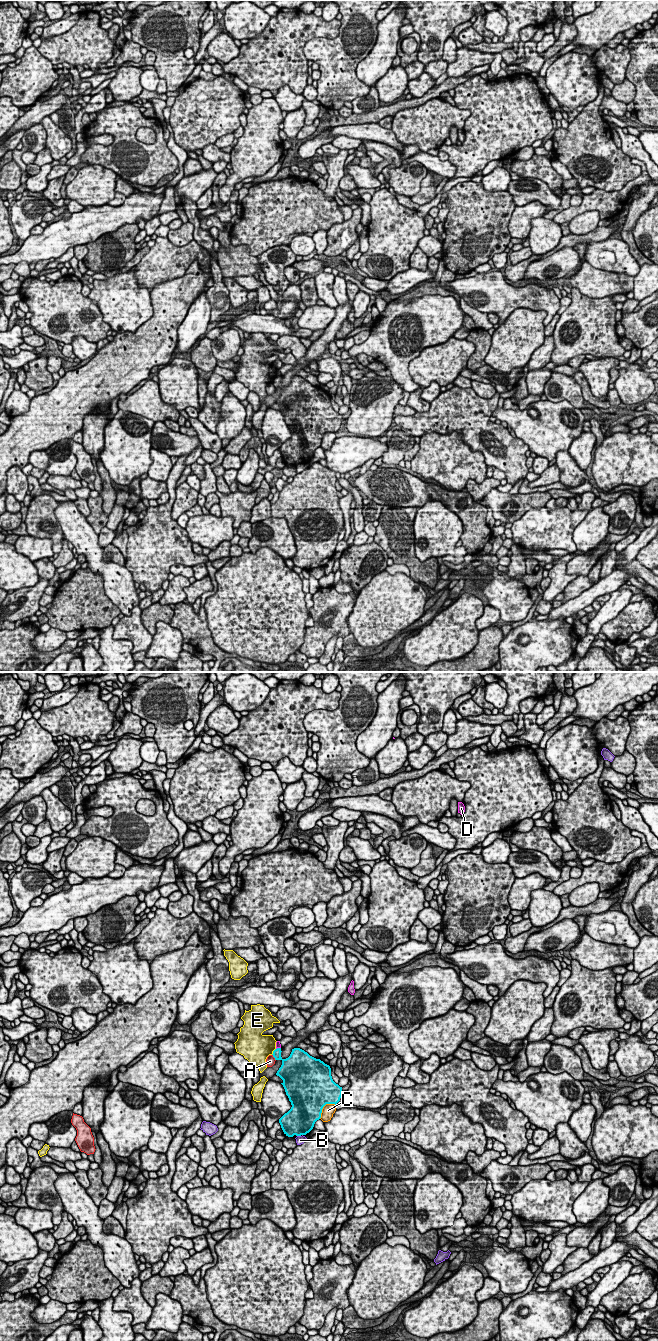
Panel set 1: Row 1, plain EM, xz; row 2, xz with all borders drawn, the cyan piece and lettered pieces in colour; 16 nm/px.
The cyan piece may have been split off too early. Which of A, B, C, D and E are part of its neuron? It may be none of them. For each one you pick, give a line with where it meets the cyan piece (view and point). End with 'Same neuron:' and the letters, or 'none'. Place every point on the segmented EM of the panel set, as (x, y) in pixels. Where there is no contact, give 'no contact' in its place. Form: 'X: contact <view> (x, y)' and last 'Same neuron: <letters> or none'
Same neuron: none

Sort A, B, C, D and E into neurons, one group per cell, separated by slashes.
A / B / C / D / E

